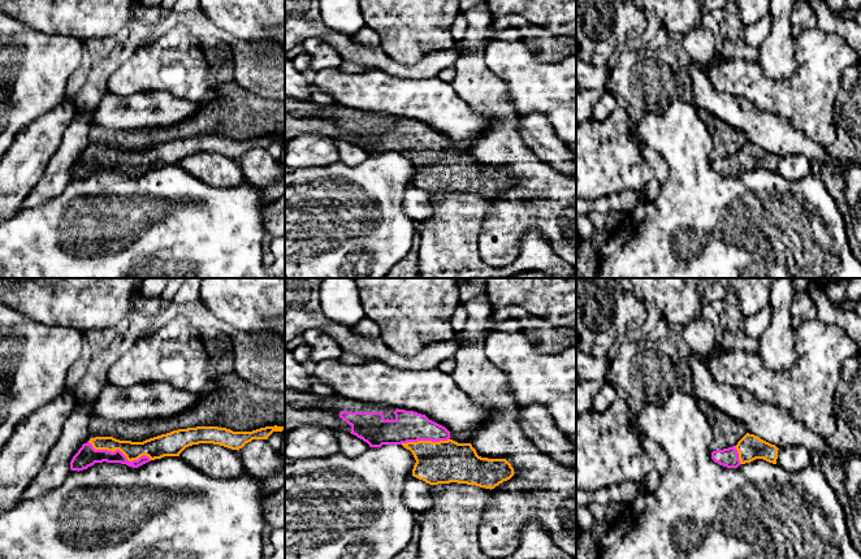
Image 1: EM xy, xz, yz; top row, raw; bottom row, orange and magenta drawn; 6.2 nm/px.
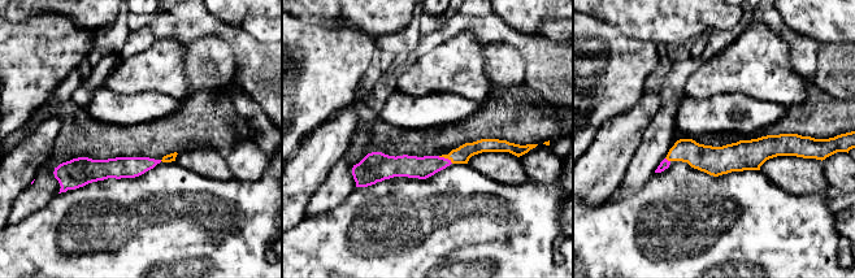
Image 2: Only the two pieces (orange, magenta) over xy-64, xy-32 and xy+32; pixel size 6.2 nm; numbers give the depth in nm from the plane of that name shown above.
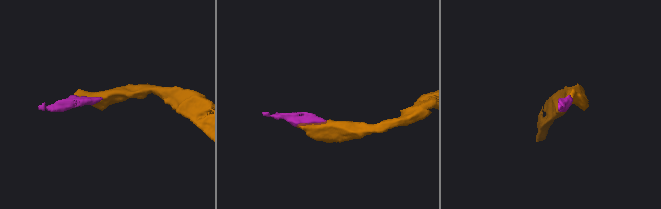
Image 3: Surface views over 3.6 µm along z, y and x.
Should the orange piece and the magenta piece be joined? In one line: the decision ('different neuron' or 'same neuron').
same neuron

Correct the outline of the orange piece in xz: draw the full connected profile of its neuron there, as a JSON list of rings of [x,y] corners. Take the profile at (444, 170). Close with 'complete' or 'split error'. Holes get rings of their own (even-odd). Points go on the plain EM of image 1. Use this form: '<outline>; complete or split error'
[[[285,96],[285,113],[291,113],[298,118],[337,120],[339,126],[351,135],[350,142],[367,151],[369,156],[402,153],[412,161],[416,169],[412,185],[429,194],[458,191],[492,199],[514,185],[514,177],[506,168],[479,165],[471,152],[453,150],[445,135],[414,120],[398,118],[386,113],[356,110],[338,104],[317,107],[312,101],[299,101],[287,96]]]; split error

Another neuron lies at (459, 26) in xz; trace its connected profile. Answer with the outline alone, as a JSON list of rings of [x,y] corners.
[[[460,12],[455,17],[455,20],[451,25],[451,35],[455,40],[455,43],[459,43],[464,39],[467,27],[468,27],[468,21],[467,21],[466,16]]]

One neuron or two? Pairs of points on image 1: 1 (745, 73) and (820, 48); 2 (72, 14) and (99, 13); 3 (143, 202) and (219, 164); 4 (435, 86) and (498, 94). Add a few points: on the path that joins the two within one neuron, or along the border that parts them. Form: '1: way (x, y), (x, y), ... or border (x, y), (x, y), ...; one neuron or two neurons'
1: way (766, 89), (791, 89), (810, 69); one neuron
2: way (78, 13), (92, 13); one neuron
3: border (178, 165), (198, 180), (211, 186), (223, 187); two neurons
4: border (451, 82), (457, 94), (475, 112); two neurons

